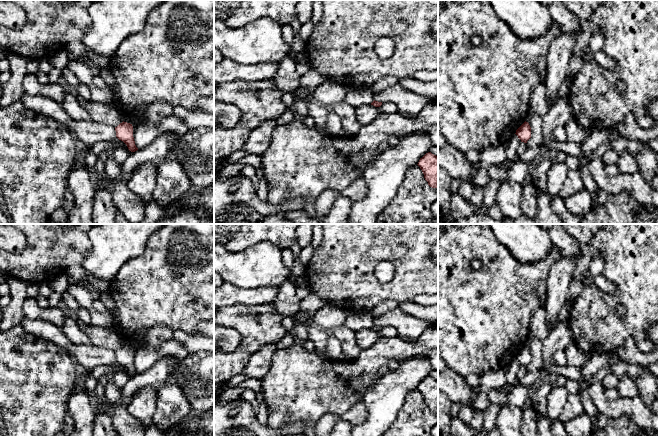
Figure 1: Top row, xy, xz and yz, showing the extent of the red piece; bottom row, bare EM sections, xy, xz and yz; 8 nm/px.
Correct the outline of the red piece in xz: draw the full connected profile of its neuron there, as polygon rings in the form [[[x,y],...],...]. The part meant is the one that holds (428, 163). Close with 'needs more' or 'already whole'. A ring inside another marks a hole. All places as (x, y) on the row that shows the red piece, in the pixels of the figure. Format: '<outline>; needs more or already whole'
[[[431,152],[426,153],[420,158],[418,164],[424,174],[425,180],[432,188],[438,187],[438,156]]]; already whole

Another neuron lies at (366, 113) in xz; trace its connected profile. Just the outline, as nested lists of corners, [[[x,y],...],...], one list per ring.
[[[363,104],[355,108],[356,120],[361,126],[371,123],[380,114],[382,114],[381,109],[371,104]]]

